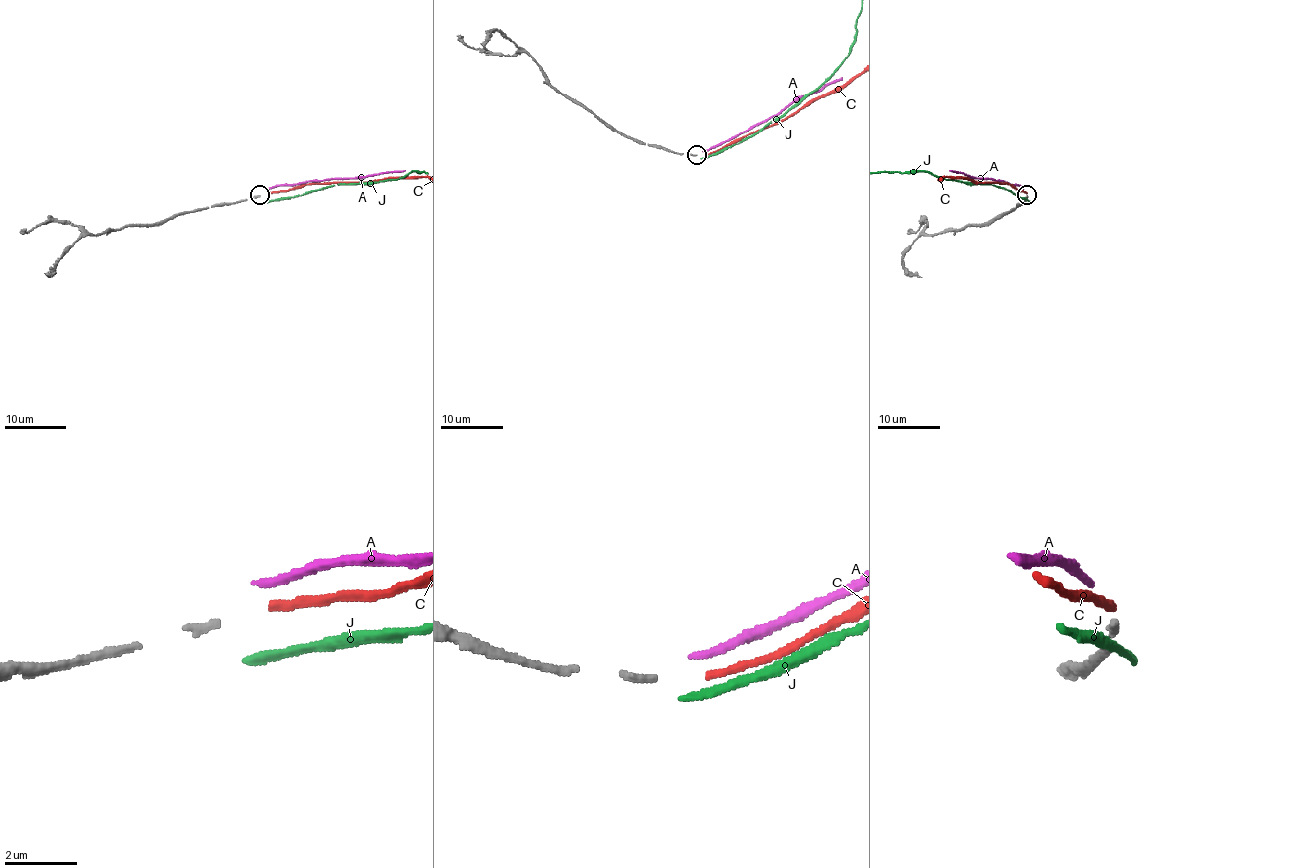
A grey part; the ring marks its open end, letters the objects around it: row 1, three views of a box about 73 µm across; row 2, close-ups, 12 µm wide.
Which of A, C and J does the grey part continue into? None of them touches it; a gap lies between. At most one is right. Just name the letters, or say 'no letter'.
no letter

